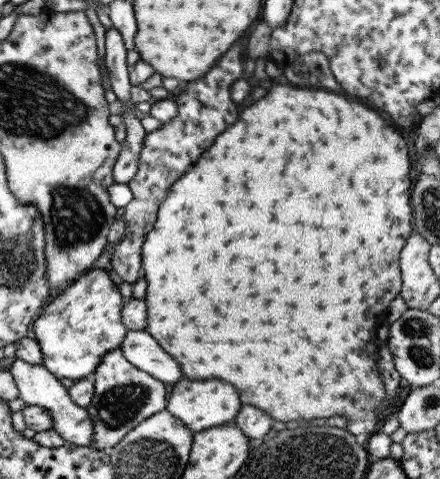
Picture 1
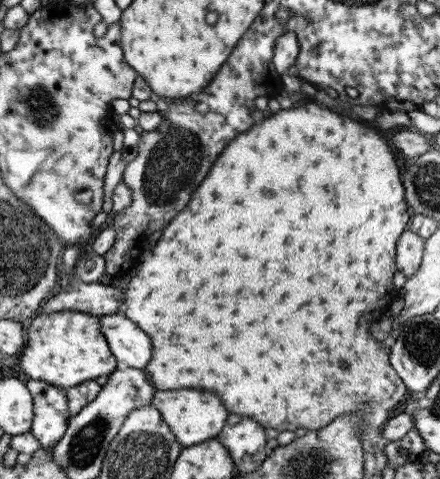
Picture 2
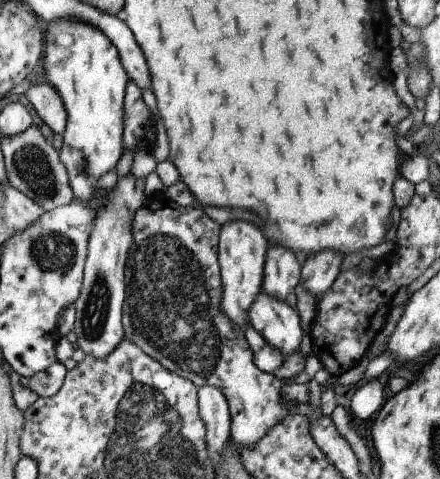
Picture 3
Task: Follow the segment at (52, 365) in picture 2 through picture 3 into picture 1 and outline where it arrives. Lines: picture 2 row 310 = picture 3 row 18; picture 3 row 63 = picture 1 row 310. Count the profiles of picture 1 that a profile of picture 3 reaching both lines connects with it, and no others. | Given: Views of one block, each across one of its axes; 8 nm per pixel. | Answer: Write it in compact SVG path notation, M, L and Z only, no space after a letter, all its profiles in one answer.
M96 268L85 271L44 308L31 326L42 350L42 365L56 378L86 378L108 352L123 344L128 332L121 318L124 298L108 273Z

